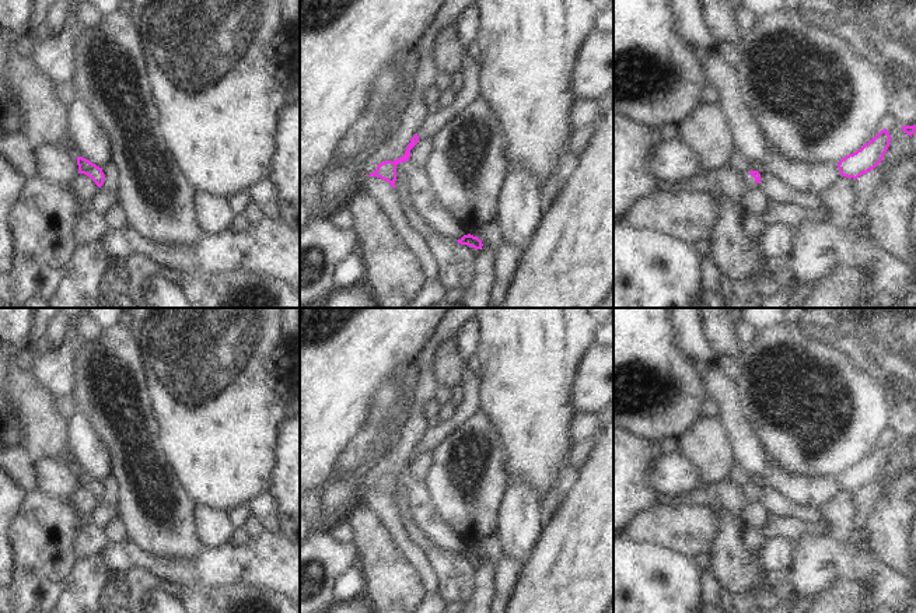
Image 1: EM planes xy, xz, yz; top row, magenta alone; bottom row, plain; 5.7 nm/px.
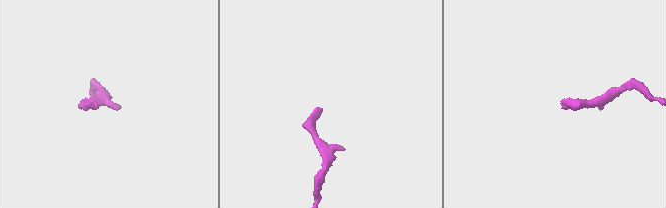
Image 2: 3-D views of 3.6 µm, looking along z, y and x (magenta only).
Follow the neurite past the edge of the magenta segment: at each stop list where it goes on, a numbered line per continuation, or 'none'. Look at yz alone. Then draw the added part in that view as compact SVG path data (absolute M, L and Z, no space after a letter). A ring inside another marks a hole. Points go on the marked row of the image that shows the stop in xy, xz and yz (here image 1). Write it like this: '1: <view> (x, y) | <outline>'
1: yz (747, 178) | M749 171L740 174L742 181L751 188L751 190L761 189L761 183L755 182L755 178L749 174Z

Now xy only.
none

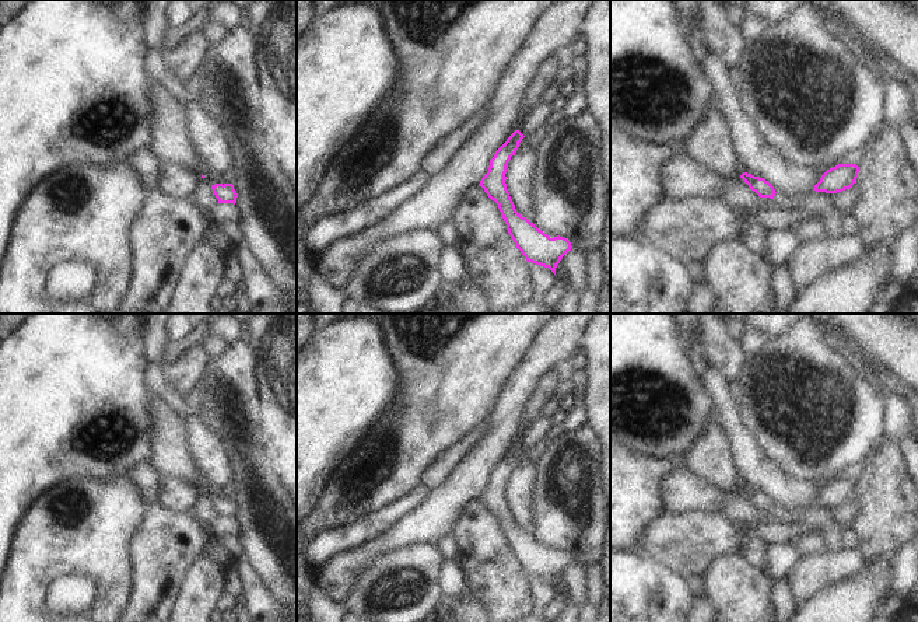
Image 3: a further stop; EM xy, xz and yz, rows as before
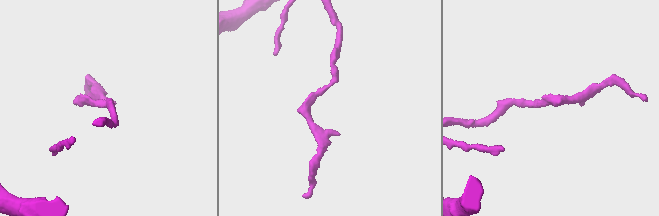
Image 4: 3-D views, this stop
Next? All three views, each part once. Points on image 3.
none

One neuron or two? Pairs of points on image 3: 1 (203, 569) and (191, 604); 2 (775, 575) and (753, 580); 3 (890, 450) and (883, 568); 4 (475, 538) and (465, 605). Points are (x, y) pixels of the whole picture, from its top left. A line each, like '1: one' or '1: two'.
1: one
2: two
3: two
4: two

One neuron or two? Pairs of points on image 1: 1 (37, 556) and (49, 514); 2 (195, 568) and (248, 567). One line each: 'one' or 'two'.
1: one
2: one

